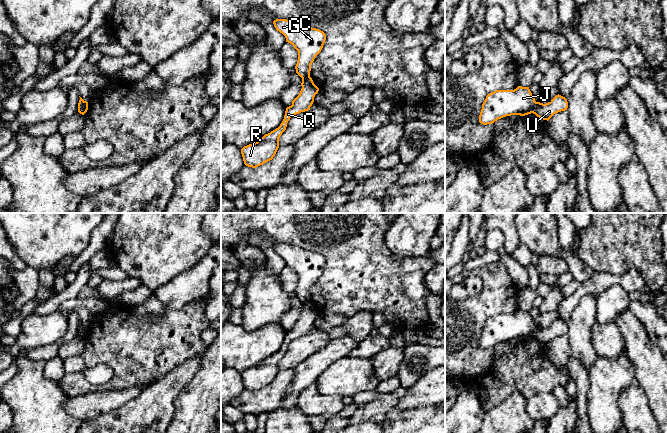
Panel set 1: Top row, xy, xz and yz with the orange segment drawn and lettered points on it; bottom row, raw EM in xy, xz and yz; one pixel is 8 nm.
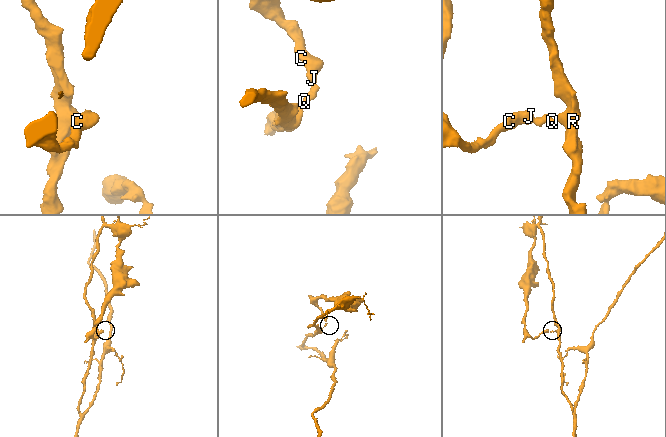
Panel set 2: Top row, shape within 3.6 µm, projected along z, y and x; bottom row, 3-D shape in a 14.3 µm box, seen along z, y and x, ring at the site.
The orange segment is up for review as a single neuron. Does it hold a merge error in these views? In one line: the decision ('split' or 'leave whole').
split

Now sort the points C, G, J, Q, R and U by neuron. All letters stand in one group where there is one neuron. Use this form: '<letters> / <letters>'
C G J / Q R U

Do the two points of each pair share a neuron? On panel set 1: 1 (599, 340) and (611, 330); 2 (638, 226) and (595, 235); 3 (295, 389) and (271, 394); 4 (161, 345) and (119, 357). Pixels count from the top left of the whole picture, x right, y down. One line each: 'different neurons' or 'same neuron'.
1: same neuron
2: same neuron
3: different neurons
4: same neuron

